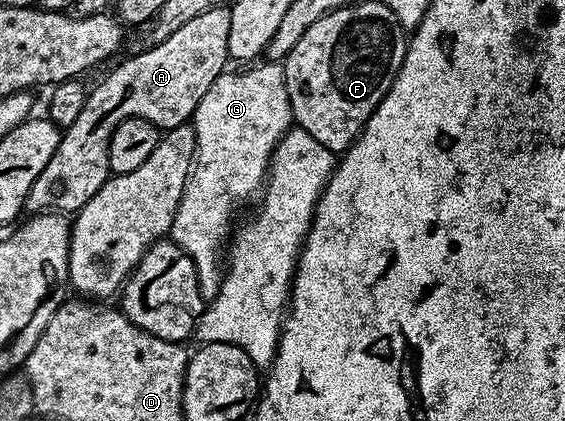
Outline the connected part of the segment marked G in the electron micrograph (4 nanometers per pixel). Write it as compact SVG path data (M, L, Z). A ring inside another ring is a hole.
M262 61L254 66L258 65L259 67L254 67L243 75L230 69L216 77L216 81L212 81L212 89L208 89L208 93L200 97L200 105L196 105L194 110L194 166L190 168L186 188L170 226L169 238L177 243L178 248L196 265L198 288L206 301L214 298L218 286L222 283L224 271L220 264L224 259L224 248L232 235L230 222L234 219L234 211L240 210L254 194L257 196L263 190L268 179L272 153L290 130L294 117L288 101L285 66L278 61Z

